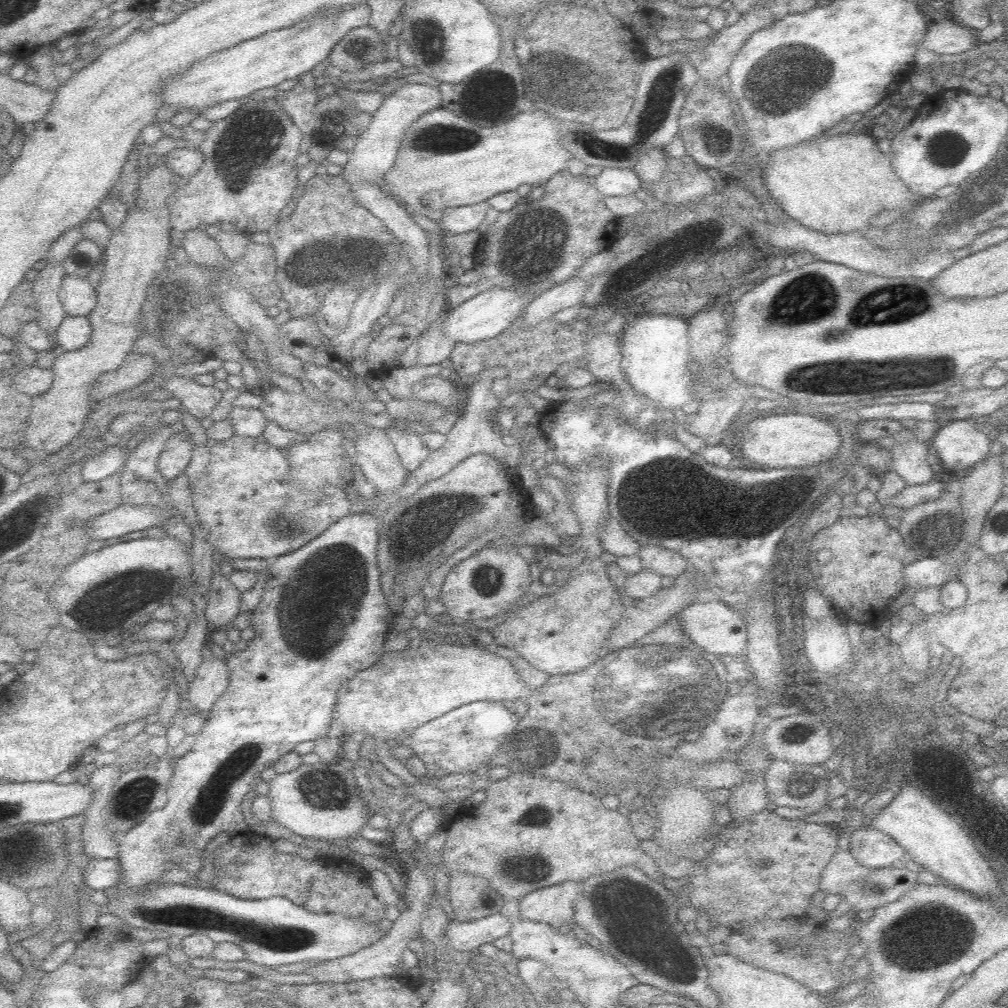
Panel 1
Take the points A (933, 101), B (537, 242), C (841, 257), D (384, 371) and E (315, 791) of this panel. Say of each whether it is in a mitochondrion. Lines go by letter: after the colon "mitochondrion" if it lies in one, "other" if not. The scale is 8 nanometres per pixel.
A: other
B: mitochondrion
C: other
D: other
E: mitochondrion

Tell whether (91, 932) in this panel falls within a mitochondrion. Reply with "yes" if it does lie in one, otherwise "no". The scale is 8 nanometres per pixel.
no

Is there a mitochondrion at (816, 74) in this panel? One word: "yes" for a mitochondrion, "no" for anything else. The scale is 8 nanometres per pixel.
yes

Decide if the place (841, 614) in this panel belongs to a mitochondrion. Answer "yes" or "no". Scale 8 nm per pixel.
no

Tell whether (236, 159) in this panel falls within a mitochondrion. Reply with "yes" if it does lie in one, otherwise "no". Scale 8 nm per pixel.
yes

